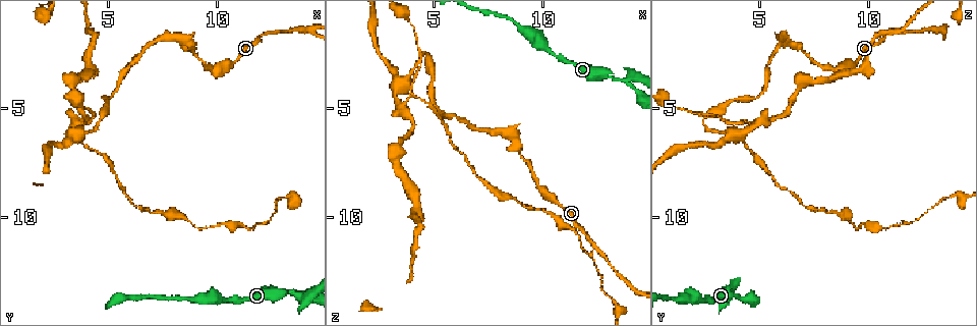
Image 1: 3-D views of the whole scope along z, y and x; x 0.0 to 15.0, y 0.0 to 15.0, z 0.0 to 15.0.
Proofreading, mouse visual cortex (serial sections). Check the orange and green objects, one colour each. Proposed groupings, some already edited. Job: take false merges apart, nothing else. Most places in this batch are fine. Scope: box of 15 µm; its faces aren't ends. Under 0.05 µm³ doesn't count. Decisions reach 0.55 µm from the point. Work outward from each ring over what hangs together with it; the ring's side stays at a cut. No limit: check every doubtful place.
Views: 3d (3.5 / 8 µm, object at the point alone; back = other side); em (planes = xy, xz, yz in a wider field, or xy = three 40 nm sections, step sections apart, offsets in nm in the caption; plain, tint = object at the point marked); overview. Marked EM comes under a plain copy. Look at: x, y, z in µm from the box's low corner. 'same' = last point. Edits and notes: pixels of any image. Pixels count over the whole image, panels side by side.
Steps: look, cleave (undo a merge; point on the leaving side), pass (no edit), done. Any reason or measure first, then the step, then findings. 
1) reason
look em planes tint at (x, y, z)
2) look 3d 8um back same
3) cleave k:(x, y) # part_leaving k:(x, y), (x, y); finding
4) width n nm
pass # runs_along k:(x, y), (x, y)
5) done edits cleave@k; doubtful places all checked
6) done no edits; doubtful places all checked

look 3d 3.5um at (14.5, 1.4, 13.5)

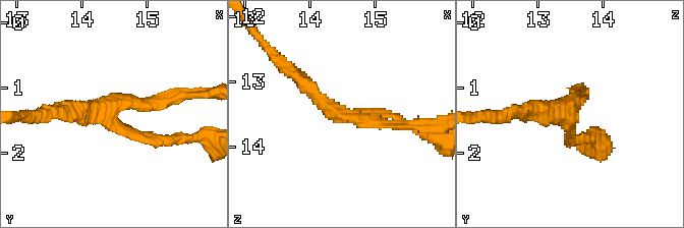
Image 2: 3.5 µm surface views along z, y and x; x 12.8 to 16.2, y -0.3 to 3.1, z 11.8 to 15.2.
need the tissue
look em xy step 1 tint at (14.40, 1.40, 13.45)

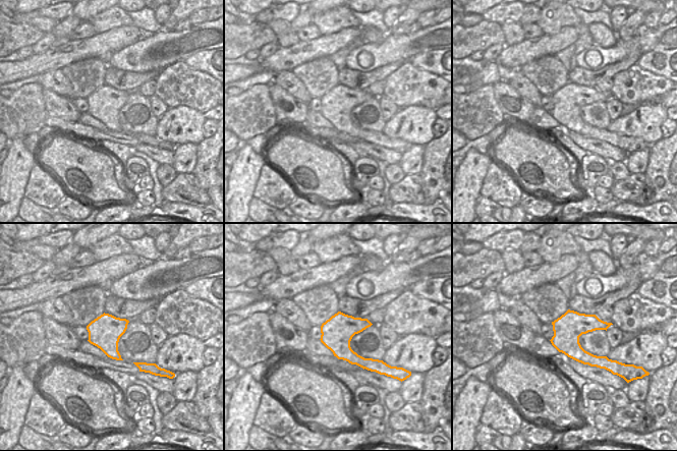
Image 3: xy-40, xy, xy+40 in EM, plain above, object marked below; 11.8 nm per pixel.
another direction
look em planes tint same

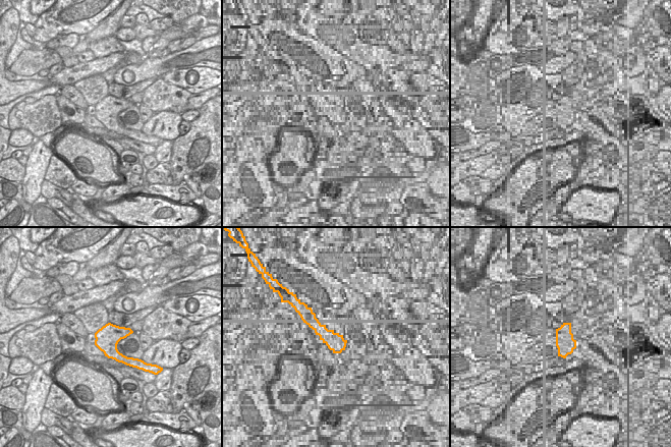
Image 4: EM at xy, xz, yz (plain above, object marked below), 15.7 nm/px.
width 380 nm
pass # runs_along 2:(283, 64), (340, 116), (371, 116); one cell here

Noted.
look 3d 3.5um at (13.8, 13.6, 3.6)

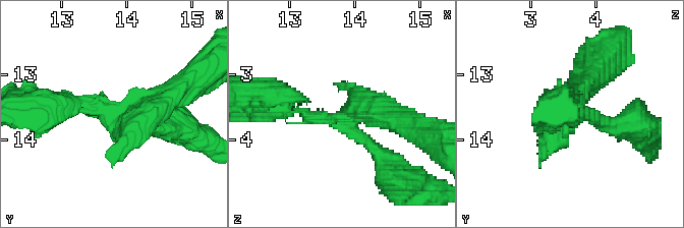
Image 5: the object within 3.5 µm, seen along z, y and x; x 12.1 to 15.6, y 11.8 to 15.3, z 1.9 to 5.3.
look em xy step 3 tint at (13.80, 13.70, 3.70)

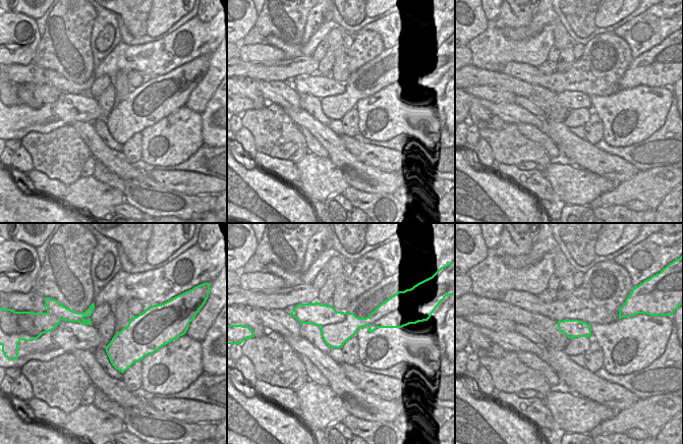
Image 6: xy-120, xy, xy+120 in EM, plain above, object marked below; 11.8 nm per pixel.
cleave 5:(130, 134) # part_leaving 5:(351, 115), (382, 105), (416, 144); two cells meet here

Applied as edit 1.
arms run side by side
look 3d 3.5um at (3.5, 6.2, 3.9)

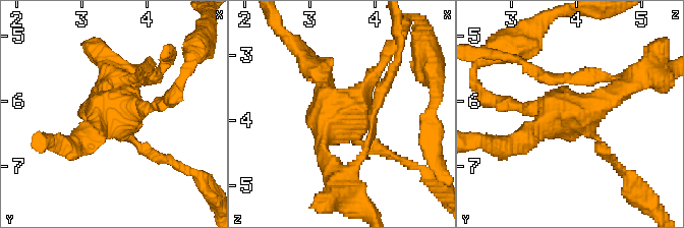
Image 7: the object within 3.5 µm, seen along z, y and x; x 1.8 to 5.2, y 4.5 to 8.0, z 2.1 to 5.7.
look em xy step 1 tint at (3.45, 6.20, 4.00)

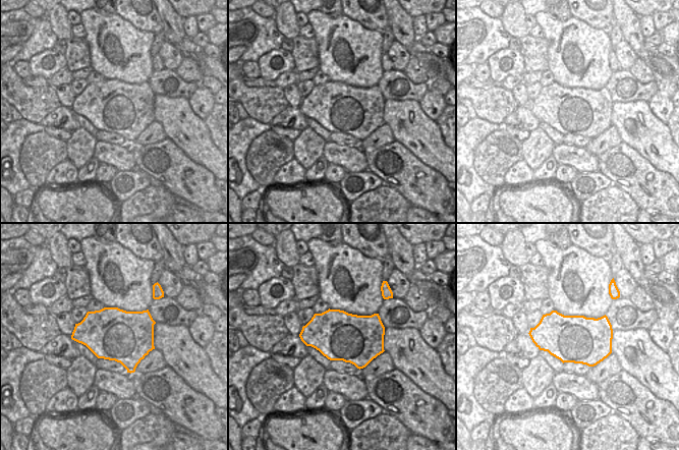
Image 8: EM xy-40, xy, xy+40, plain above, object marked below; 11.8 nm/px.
pass # runs_along 7:(387, 56), (328, 126), (325, 158); all the same cell

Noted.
a narrow waist
look 3d 3.5um back at (4.3, 5.4, 3.1)

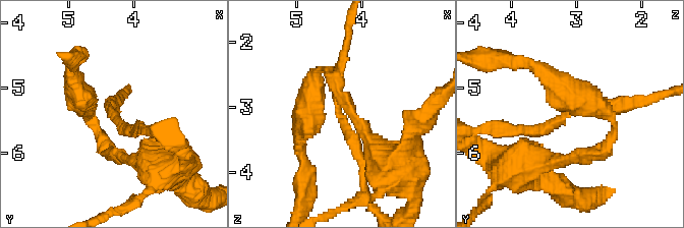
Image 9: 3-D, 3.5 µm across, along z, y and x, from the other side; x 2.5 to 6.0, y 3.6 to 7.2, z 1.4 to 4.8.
arm_widths 150, 200 nm
pass # runs_along 9:(522, 132), (580, 107), (640, 101); all the same cell

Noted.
branch point
look 3d 3.5um at (4.2, 3.2, 9.8)

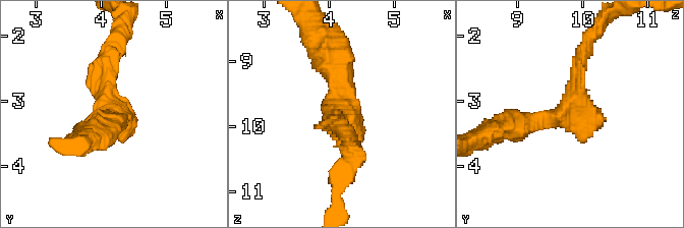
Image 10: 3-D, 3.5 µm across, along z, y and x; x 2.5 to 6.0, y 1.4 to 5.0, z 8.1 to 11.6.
look em xy step 3 tint at (4.20, 3.10, 9.80)

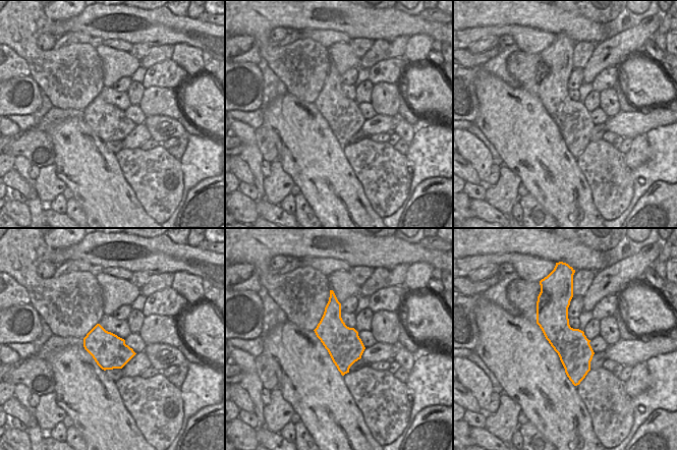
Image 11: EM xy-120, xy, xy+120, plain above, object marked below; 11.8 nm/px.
pass # runs_along 10:(511, 125), (566, 113), (586, 44); one cell here

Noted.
done edits cleave@5; doubtful places all checked

